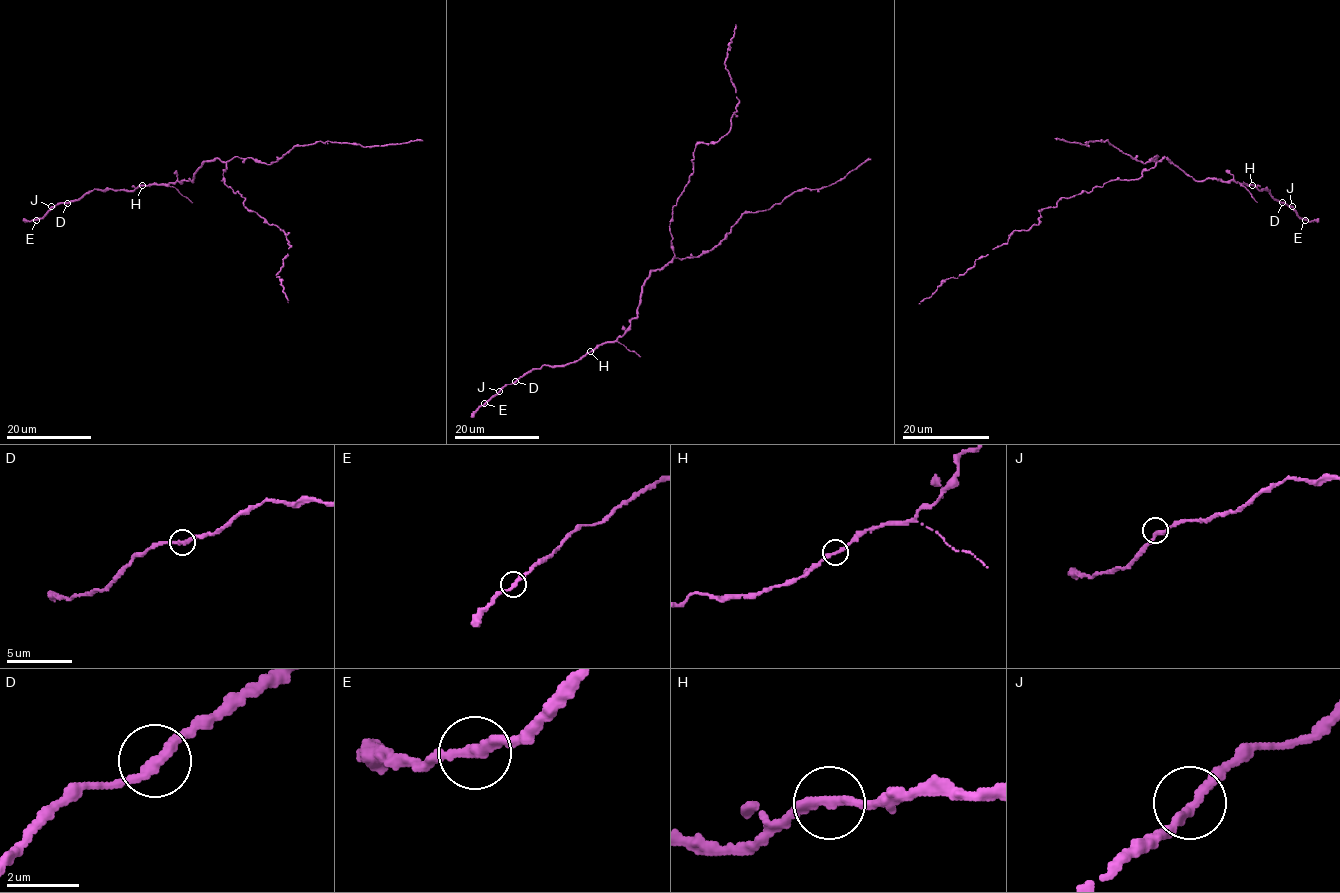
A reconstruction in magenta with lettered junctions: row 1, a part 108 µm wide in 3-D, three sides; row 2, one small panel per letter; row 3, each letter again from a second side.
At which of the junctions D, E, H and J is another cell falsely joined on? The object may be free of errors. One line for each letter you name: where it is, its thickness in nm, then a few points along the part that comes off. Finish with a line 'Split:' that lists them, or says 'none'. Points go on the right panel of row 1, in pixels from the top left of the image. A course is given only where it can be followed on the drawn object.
Split: none

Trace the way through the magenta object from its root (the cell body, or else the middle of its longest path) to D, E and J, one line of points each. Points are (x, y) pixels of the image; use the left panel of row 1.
D: (223, 175), (226, 163), (214, 158), (203, 163), (192, 181), (137, 186), (133, 190), (94, 189), (67, 203)
E: (223, 175), (226, 163), (214, 158), (203, 163), (192, 181), (94, 189), (59, 203), (36, 220)
J: (223, 175), (226, 163), (214, 158), (203, 163), (192, 181), (94, 189), (51, 206)

